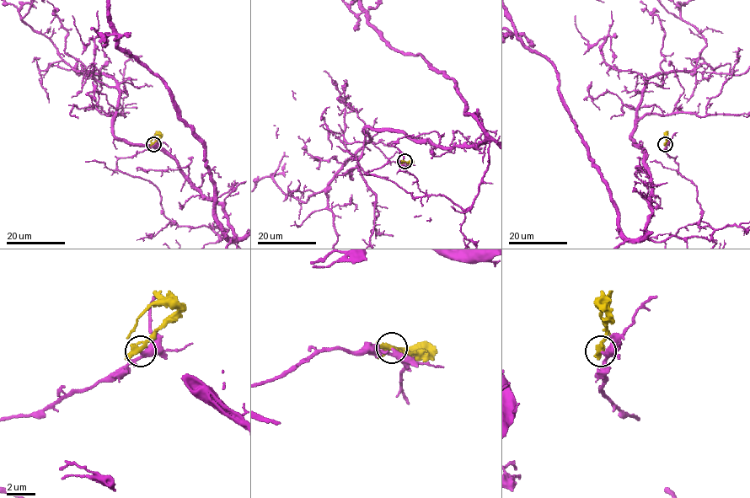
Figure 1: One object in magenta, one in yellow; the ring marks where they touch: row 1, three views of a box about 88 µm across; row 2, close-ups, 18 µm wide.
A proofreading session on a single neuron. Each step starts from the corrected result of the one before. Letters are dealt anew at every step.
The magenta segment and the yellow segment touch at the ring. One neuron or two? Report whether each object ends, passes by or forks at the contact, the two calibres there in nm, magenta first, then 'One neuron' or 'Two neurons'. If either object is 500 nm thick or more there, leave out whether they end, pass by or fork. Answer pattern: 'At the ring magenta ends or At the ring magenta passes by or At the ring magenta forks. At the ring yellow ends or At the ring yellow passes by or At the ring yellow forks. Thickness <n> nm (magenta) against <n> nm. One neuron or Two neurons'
At the ring magenta passes by. At the ring yellow passes by. Thickness 280 nm (magenta) against 320 nm. Two neurons

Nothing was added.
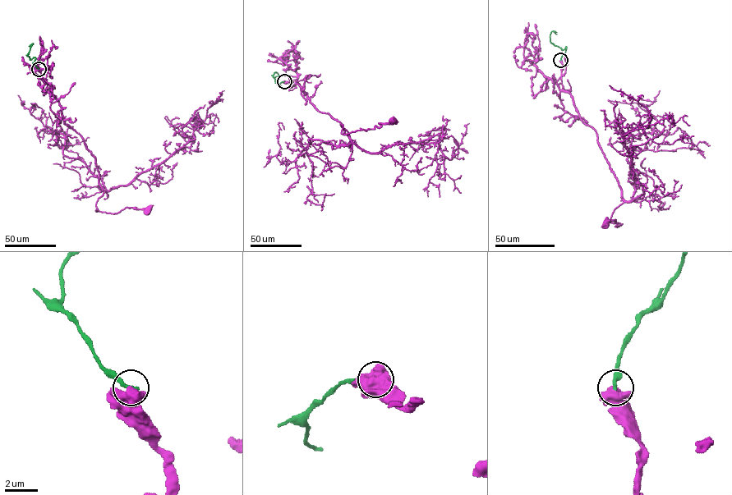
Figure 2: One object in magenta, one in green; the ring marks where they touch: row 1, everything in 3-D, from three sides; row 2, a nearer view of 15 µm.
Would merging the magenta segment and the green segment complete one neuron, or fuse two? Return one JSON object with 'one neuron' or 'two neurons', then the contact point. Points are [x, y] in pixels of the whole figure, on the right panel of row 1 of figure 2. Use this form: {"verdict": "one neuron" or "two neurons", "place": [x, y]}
{"verdict": "two neurons", "place": [560, 60]}

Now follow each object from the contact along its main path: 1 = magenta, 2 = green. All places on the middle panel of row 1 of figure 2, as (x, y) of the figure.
1: (284, 81), (296, 80), (312, 105), (338, 121), (349, 137), (342, 124), (341, 133), (346, 134), (393, 120)
2: (284, 81), (279, 86), (273, 76), (276, 72), (278, 76), (274, 78)

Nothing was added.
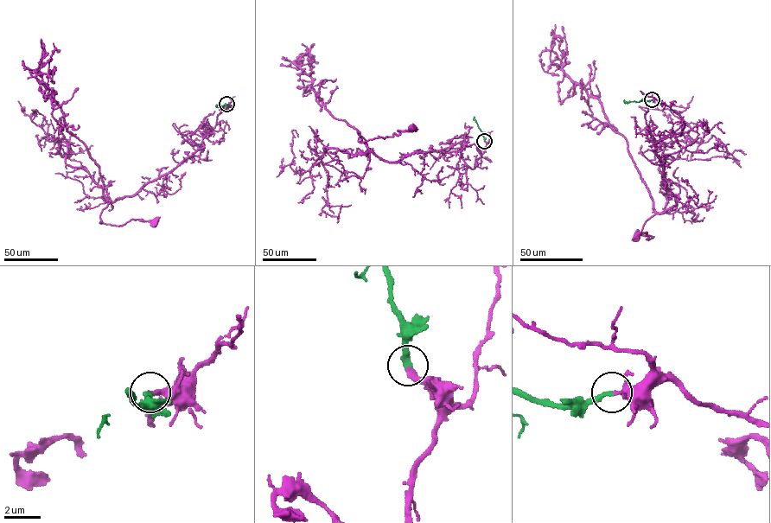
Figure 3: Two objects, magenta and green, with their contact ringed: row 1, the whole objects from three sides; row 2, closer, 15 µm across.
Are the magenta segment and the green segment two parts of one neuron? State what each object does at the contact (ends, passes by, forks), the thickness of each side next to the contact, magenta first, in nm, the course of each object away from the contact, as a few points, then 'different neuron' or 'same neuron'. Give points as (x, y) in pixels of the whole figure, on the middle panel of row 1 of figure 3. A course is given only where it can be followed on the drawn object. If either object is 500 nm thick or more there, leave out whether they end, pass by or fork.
magenta ends; green ends; calibres 280 and 280 nm; course magenta (484, 141), (472, 169), (461, 155), (461, 142), (388, 162), (370, 149), (359, 131), (358, 141), (412, 127); course green (484, 141), (474, 117); same neuron

